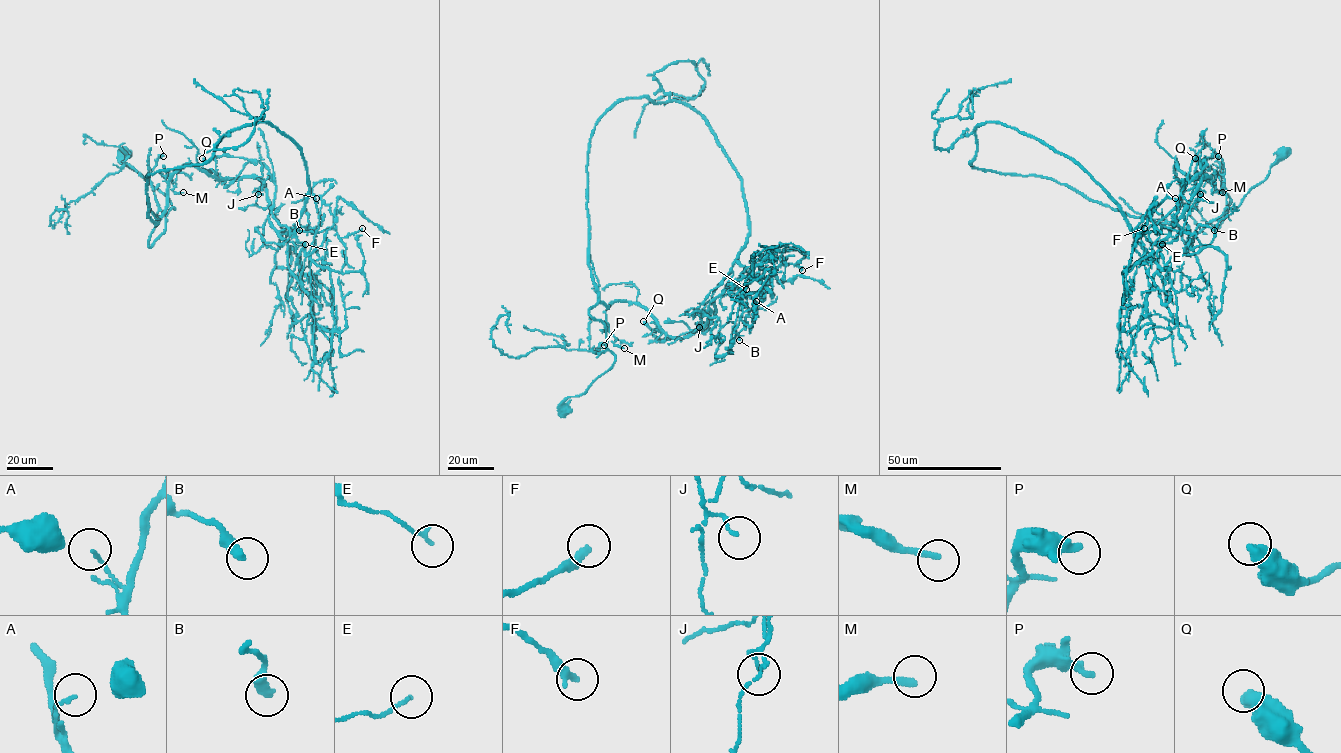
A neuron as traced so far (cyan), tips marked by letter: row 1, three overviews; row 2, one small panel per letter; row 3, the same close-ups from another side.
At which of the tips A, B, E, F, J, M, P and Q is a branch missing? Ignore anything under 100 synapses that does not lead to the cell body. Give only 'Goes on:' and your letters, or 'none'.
Goes on: none

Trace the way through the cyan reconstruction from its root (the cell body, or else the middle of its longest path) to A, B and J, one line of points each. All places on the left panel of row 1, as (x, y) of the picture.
A: (121, 152), (174, 208), (150, 247), (167, 181), (185, 165), (257, 178), (278, 231), (314, 228), (316, 198)
B: (121, 152), (174, 208), (150, 247), (167, 181), (185, 165), (257, 178), (267, 246), (299, 230)
J: (121, 152), (174, 208), (150, 247), (167, 181), (185, 165), (217, 178), (255, 177), (258, 194)

